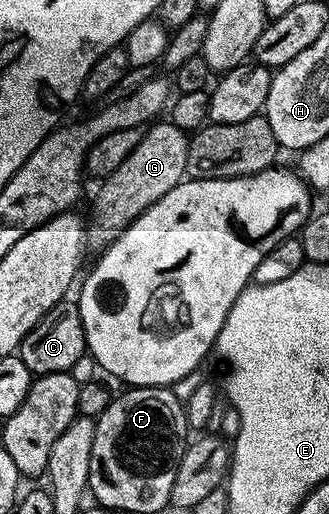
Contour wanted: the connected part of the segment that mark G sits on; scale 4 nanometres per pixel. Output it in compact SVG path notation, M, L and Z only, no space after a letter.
M155 122L143 132L141 142L133 150L133 154L129 154L129 158L125 162L121 162L121 166L117 166L117 170L113 170L111 176L106 177L102 181L103 184L99 188L99 193L95 196L95 205L91 208L91 220L89 216L89 236L92 241L95 240L99 246L106 245L115 239L123 229L128 228L133 221L138 218L142 212L149 206L153 206L153 202L157 202L165 194L169 194L169 190L173 190L173 186L183 183L187 176L187 142L188 133L183 131L172 122L159 124Z

